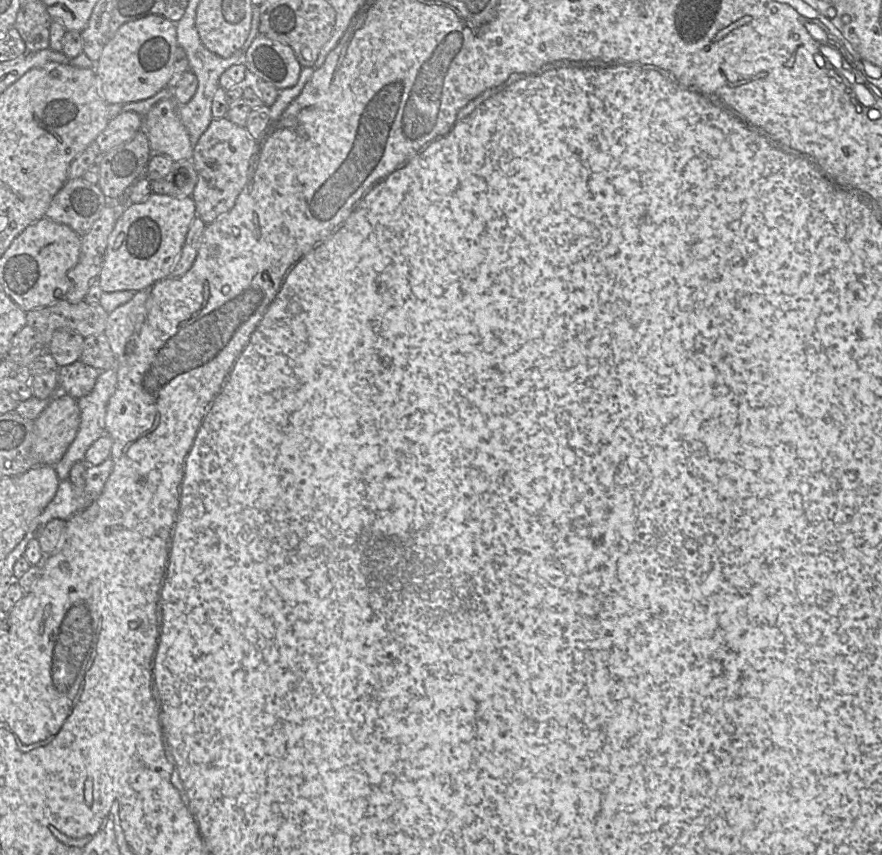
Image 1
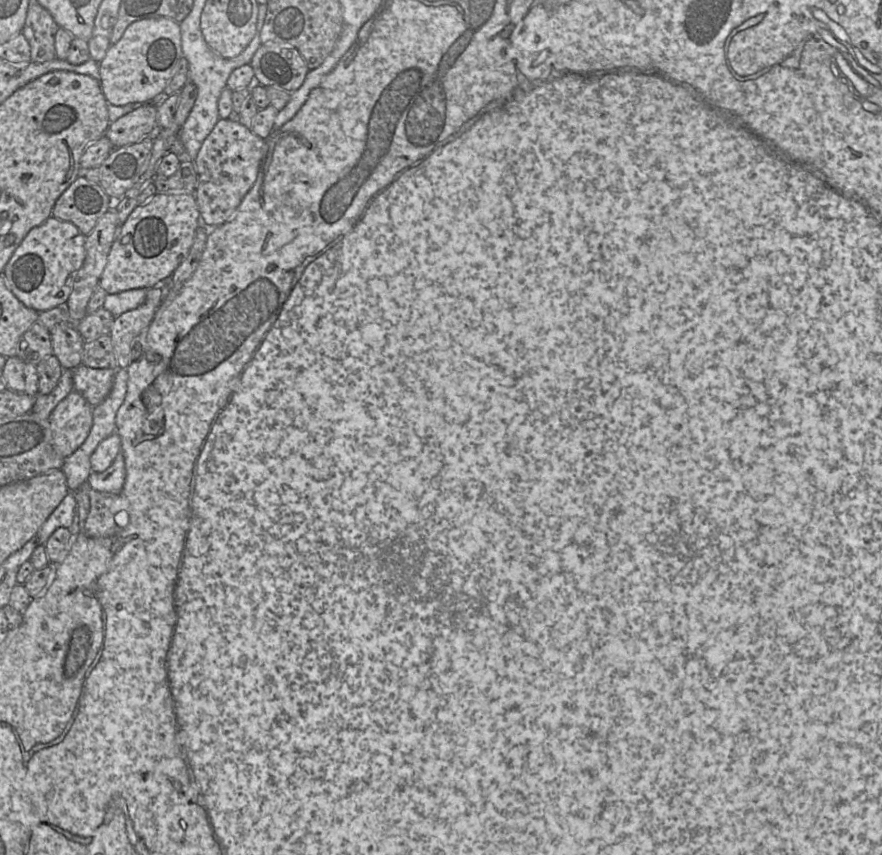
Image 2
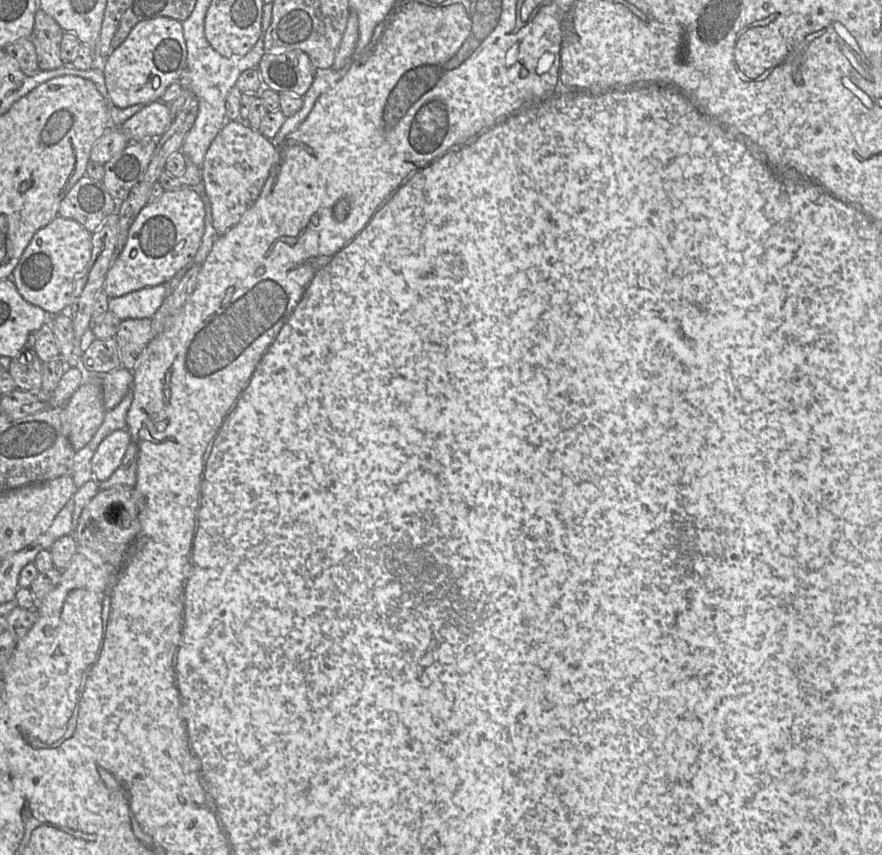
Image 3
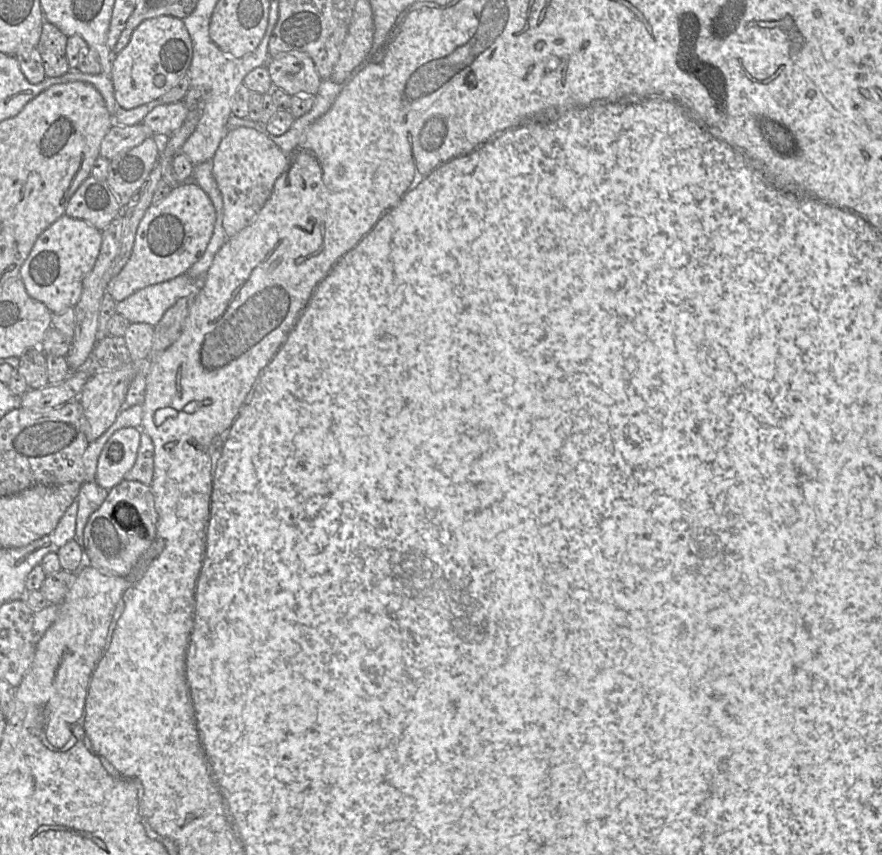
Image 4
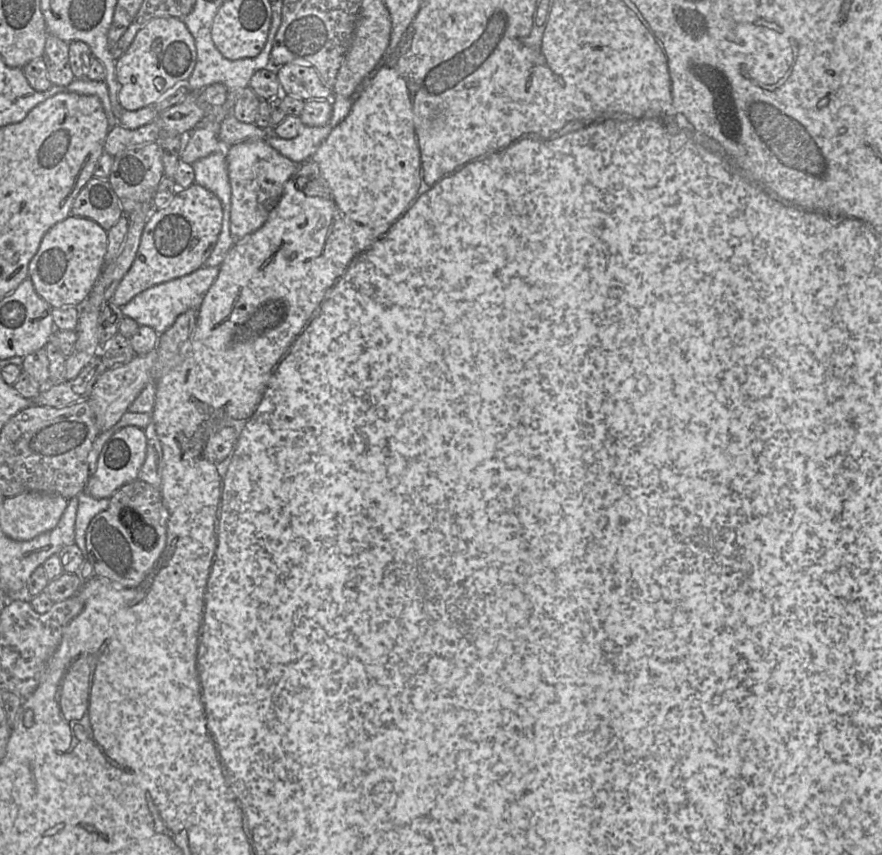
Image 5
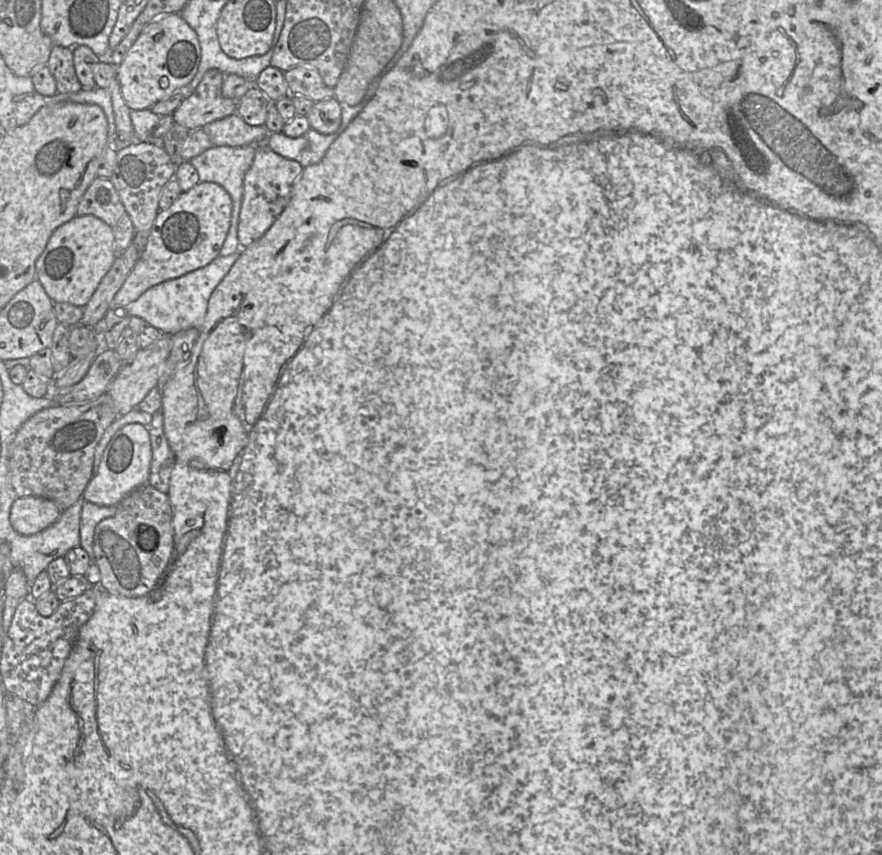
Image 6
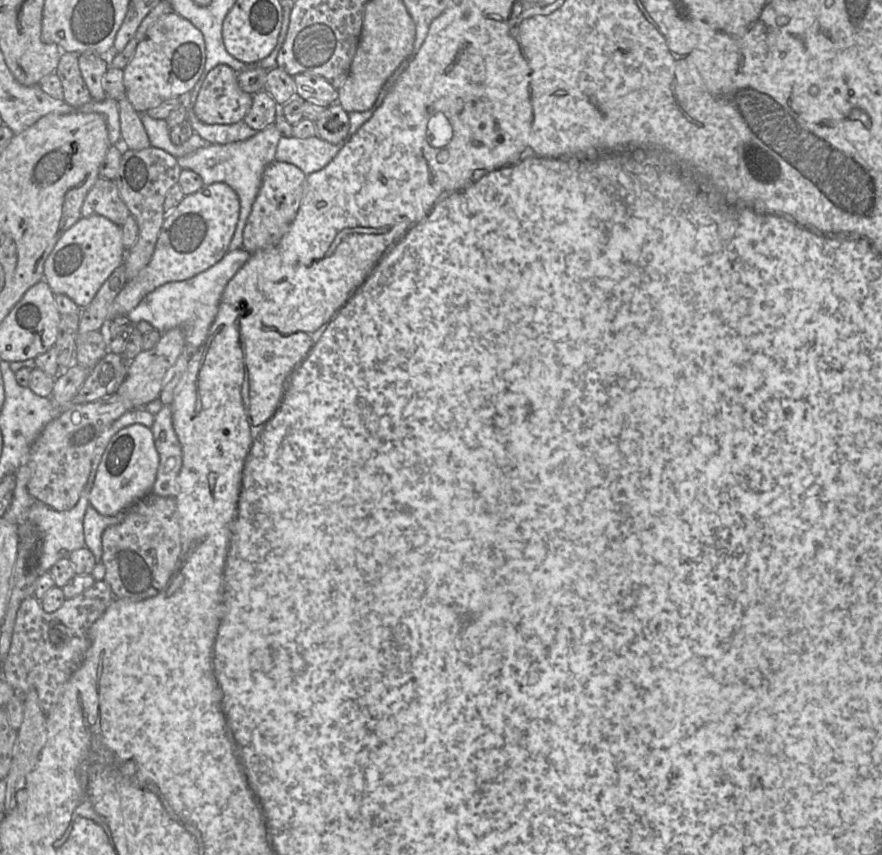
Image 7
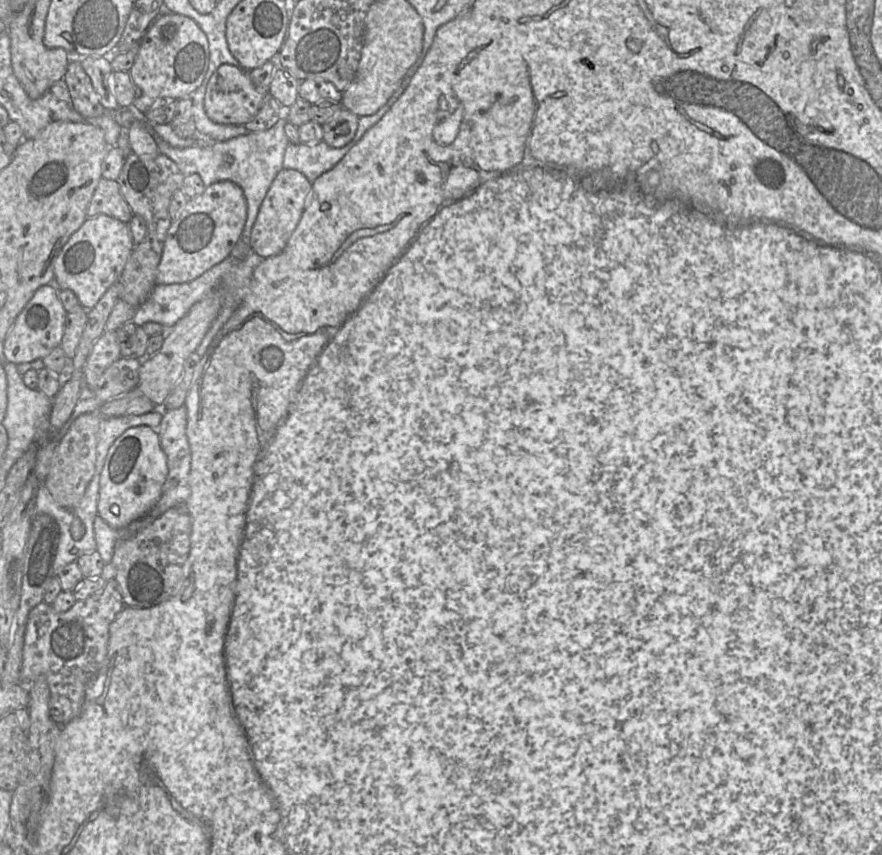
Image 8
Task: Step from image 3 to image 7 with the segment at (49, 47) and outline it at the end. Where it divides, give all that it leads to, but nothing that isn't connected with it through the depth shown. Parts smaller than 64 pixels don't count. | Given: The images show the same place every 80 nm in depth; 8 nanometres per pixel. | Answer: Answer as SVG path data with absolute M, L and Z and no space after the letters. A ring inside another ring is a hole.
M62 52L55 70L63 87L63 100L74 108L93 100L79 69L78 54Z

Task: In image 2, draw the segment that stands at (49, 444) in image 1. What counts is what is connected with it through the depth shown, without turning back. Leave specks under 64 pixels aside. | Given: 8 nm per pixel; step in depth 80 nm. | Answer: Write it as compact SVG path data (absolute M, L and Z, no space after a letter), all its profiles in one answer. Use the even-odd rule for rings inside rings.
M71 391L48 417L54 450L63 458L86 440L93 423L93 406L77 391Z

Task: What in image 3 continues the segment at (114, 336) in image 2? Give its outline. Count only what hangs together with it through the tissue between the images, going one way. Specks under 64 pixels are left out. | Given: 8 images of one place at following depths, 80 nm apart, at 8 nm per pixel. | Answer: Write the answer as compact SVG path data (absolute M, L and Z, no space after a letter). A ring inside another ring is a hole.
M152 319L122 320L115 339L118 344L121 366L133 371L146 346L153 339Z

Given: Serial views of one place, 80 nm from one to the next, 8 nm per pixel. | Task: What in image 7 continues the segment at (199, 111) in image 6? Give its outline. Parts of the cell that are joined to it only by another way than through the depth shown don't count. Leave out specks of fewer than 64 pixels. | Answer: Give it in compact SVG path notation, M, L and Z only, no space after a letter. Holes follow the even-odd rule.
M225 64L214 67L206 76L193 111L205 124L233 124L243 121L253 103L253 95L243 91L237 81L238 73Z

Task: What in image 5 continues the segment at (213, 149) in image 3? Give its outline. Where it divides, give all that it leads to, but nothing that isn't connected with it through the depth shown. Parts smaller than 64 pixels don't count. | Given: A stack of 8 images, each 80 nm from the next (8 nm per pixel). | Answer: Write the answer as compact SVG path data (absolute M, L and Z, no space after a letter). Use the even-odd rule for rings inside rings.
M266 140L244 141L223 149L231 185L230 233L237 242L265 224L299 165L280 154Z

